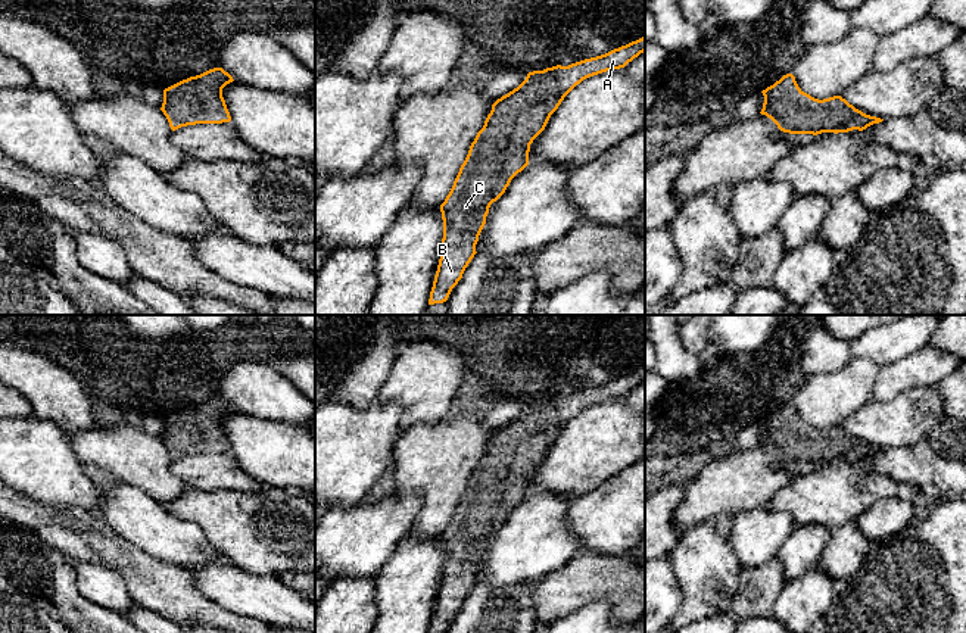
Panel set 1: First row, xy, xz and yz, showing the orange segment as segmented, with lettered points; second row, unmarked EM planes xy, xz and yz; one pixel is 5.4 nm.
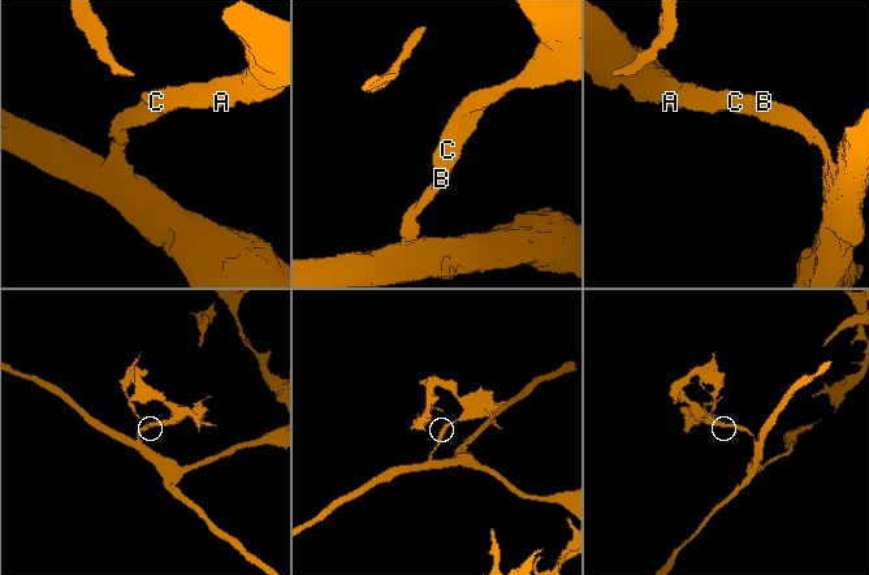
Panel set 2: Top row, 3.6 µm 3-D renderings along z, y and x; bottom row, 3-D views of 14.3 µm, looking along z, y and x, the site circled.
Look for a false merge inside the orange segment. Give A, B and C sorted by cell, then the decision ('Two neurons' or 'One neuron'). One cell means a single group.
Groups: A B C. One neuron

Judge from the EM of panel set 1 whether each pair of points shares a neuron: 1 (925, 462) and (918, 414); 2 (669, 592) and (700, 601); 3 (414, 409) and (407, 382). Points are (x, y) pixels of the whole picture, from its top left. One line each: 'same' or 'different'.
1: different
2: different
3: same

